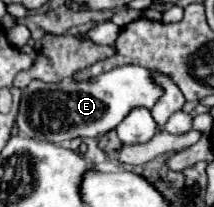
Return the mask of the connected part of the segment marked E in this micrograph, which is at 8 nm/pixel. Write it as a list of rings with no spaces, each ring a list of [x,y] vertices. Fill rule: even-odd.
[[[123,66],[97,76],[95,80],[75,82],[73,78],[61,80],[57,84],[47,84],[43,80],[31,80],[23,90],[21,108],[17,114],[17,130],[21,136],[47,140],[47,142],[67,142],[77,136],[101,136],[113,128],[133,110],[147,108],[153,110],[157,100],[163,96],[161,84],[155,82],[153,72],[145,66]]]

